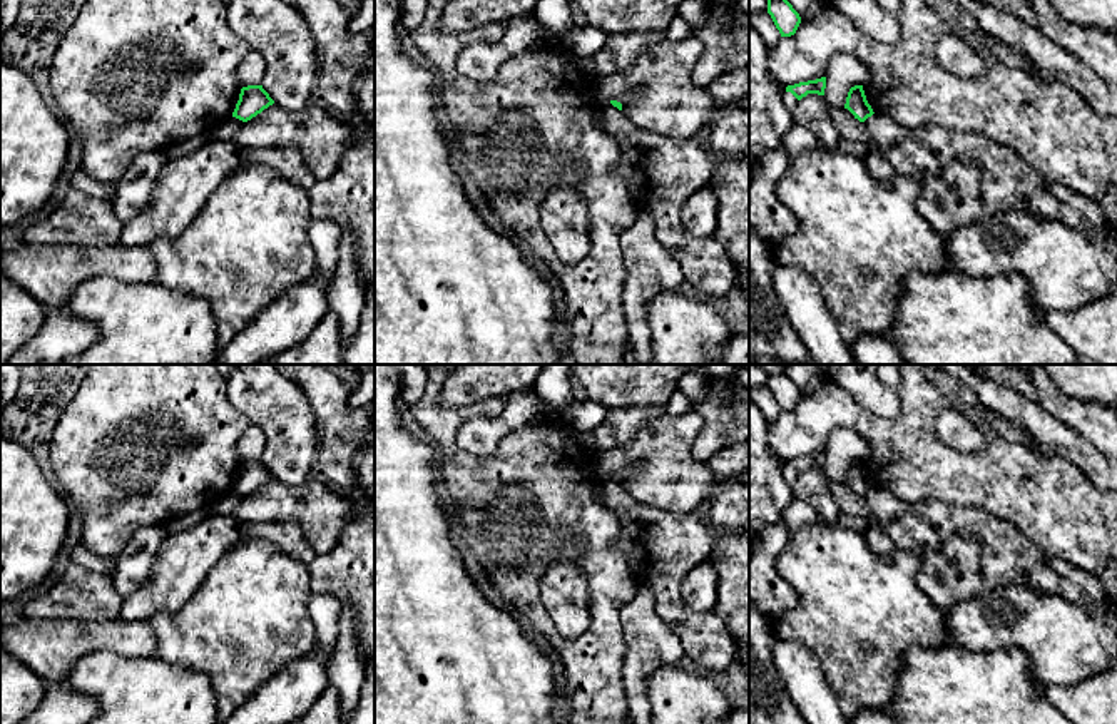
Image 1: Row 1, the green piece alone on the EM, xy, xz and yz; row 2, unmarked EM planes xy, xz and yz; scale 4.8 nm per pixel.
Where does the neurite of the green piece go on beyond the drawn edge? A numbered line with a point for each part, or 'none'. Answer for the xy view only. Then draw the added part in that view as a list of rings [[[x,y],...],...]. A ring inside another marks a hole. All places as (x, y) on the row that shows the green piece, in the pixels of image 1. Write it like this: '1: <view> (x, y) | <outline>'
none

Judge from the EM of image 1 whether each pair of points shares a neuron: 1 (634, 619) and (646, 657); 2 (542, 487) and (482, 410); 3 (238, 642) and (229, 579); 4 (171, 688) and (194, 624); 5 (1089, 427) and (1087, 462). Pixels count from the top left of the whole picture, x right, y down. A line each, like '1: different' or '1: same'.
1: same
2: same
3: same
4: different
5: different

